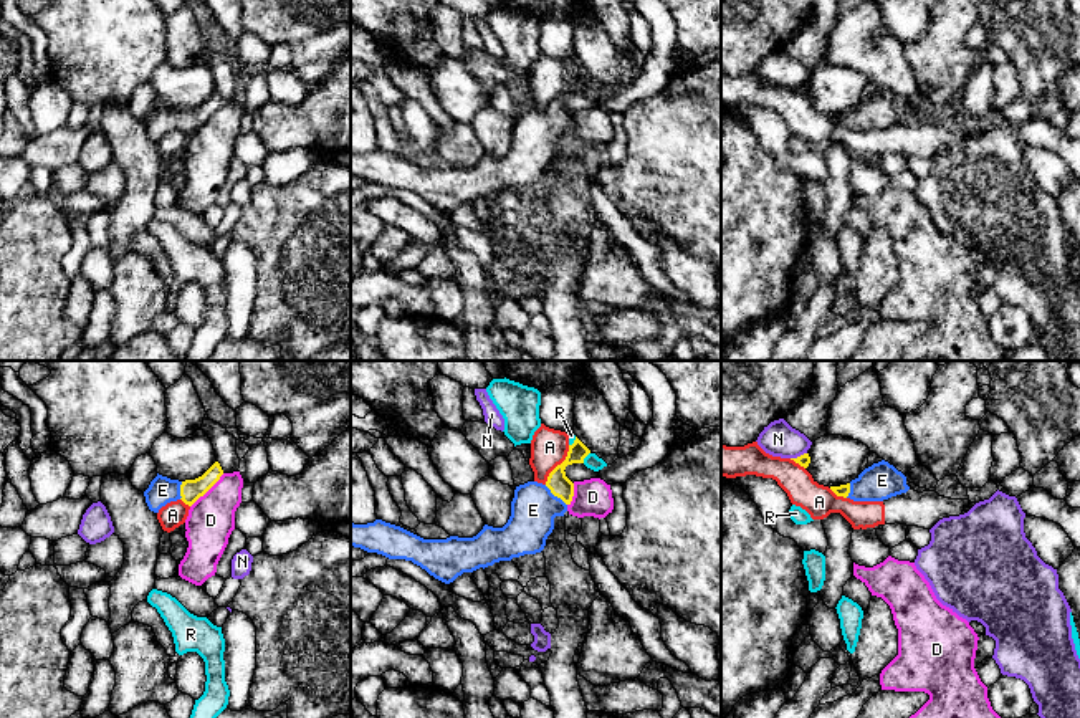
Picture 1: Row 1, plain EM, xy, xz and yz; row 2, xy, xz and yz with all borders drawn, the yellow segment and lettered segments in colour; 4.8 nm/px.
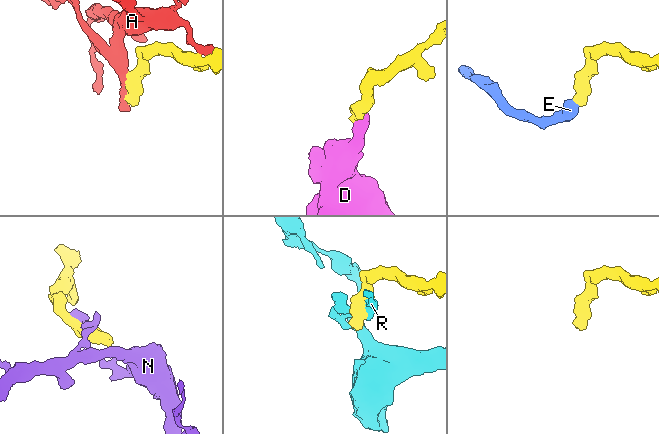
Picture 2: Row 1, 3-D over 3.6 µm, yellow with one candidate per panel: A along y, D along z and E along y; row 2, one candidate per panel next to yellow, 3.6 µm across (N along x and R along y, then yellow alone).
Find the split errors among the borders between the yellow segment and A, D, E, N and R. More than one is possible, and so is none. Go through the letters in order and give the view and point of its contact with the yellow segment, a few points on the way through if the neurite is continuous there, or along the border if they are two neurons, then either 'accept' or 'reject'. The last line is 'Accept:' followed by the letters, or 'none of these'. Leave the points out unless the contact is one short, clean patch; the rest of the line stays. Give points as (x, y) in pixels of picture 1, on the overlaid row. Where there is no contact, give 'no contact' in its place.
A: xz (558, 465) | reject
D: xy (207, 490) | along xy (224, 473), (191, 507) | reject
E: xz (556, 495) | across xz (559, 485), (556, 495), (533, 510) | accept
N: yz (798, 457) | reject
R: xz (586, 455) | reject
Accept: E

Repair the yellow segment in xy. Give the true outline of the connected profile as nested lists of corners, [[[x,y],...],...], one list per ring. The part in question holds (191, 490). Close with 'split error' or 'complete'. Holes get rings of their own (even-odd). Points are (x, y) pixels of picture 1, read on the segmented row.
[[[215,462],[202,476],[195,480],[170,480],[157,473],[144,491],[146,503],[151,511],[159,513],[162,506],[170,501],[182,500],[192,506],[200,496],[203,496],[223,475],[218,462]]] | split error

